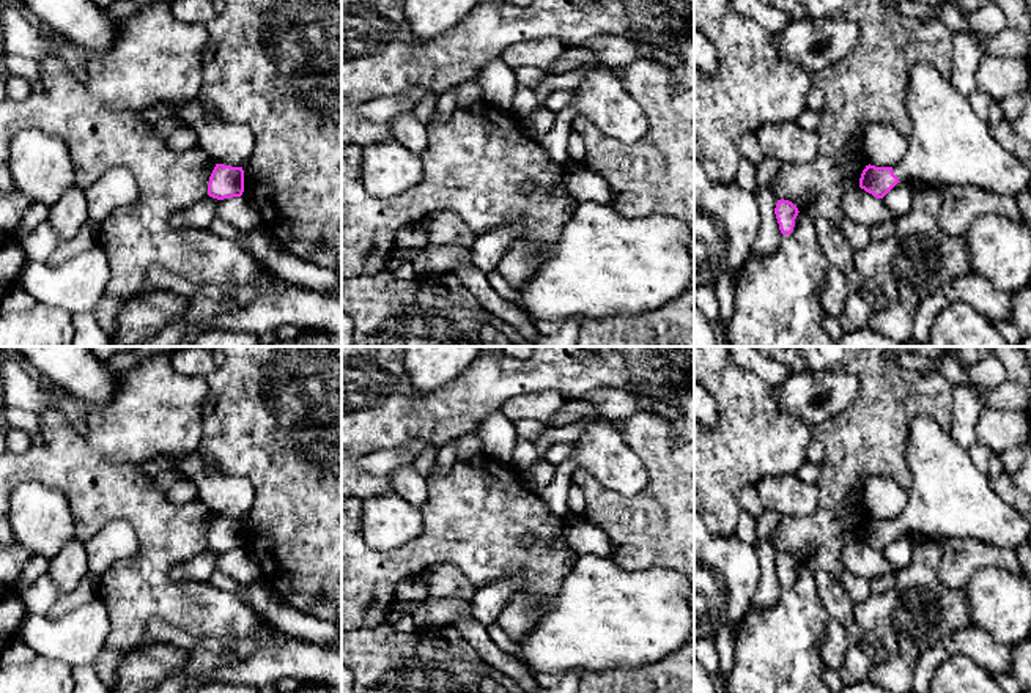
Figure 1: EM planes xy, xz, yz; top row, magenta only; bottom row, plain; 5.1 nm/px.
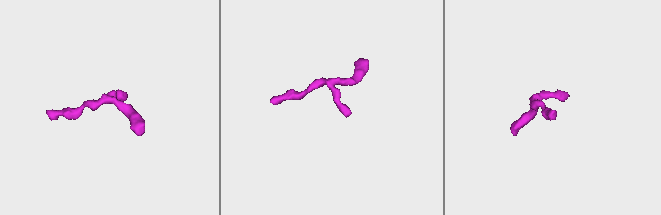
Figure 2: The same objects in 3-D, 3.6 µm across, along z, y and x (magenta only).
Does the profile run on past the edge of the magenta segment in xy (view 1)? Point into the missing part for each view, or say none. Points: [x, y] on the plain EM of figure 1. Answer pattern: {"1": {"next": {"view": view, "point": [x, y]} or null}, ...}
{"1": {"next": null}}

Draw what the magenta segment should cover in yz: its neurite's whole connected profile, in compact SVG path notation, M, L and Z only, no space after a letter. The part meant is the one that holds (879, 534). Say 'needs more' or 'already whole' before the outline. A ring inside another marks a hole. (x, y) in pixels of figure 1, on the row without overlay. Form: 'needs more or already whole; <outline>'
needs more; M916 416L907 438L907 465L911 487L902 513L894 520L866 518L859 540L883 551L897 536L919 532L932 539L973 539L996 548L1018 548L1031 537L1029 521L1006 504L949 432L933 419Z

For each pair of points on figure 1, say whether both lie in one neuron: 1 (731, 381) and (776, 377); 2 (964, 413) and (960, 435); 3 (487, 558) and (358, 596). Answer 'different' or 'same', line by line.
1: different
2: same
3: same

